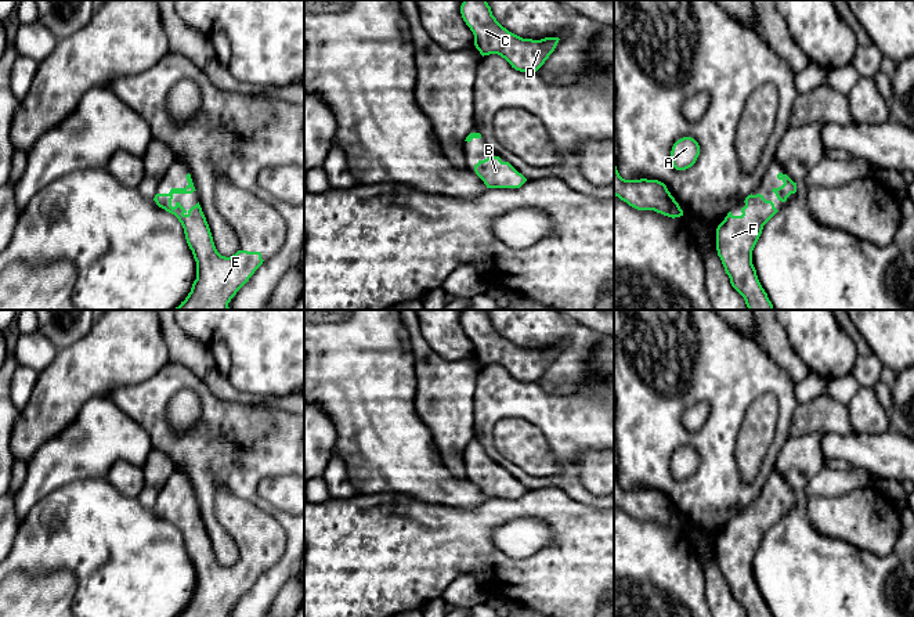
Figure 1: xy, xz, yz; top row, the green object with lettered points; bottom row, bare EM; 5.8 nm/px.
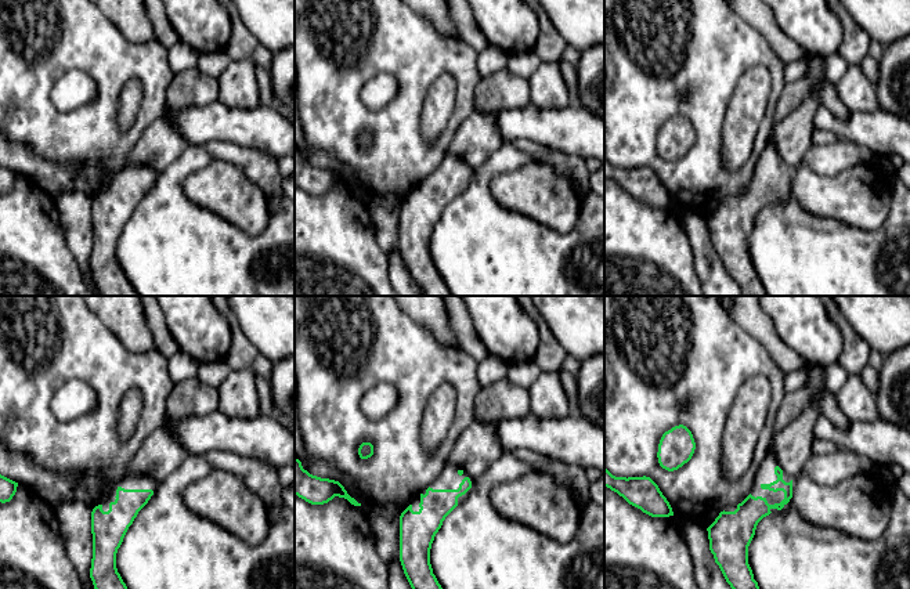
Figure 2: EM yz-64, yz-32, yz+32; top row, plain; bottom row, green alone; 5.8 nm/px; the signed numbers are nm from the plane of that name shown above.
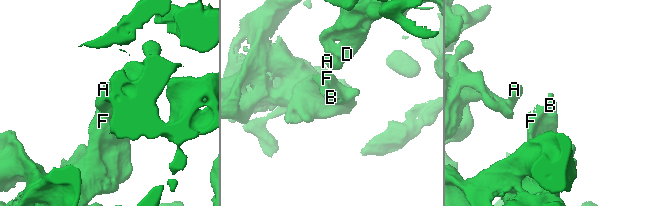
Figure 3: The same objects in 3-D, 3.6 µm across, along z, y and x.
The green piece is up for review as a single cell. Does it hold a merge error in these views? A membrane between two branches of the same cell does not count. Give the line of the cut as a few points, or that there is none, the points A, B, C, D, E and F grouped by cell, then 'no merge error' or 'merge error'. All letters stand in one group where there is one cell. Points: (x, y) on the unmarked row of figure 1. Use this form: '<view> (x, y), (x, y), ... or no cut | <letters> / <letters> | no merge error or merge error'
no cut | A B C D E F | no merge error

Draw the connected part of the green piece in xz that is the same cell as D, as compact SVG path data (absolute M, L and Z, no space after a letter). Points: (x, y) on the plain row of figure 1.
M463 310L460 315L460 324L466 335L473 342L474 356L483 367L498 364L505 368L512 375L512 378L520 382L537 382L554 361L560 350L559 347L545 347L541 350L523 349L509 342L492 325L491 317L488 315L487 310Z

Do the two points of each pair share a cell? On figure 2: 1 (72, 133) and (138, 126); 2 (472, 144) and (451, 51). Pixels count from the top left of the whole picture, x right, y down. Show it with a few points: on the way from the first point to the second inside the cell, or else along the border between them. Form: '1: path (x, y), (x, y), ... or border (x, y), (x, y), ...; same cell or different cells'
1: path (89, 134), (122, 137); same cell
2: border (475, 112), (459, 125), (448, 145); different cells

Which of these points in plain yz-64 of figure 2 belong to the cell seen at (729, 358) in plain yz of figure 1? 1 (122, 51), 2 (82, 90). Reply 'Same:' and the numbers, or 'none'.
Same: 1

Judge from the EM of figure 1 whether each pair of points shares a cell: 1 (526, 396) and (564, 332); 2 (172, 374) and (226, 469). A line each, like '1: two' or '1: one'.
1: two
2: one

